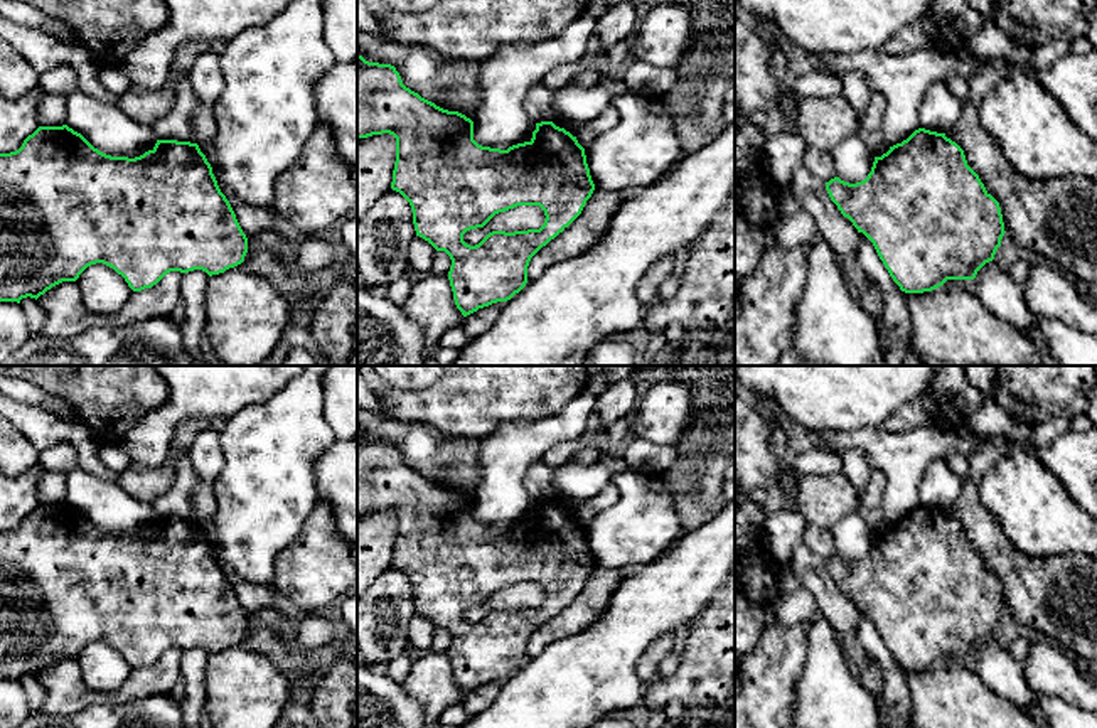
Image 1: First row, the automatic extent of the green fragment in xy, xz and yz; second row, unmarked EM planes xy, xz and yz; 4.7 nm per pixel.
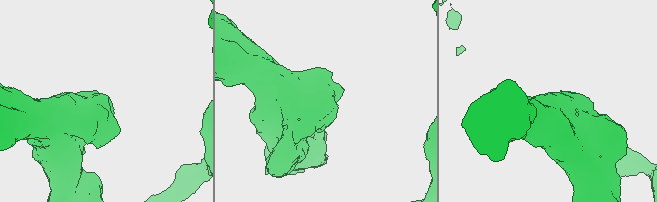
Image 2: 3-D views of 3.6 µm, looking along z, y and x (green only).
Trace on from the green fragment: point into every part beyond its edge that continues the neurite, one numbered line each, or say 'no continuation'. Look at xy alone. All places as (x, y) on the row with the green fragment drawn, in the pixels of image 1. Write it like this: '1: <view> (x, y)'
no continuation

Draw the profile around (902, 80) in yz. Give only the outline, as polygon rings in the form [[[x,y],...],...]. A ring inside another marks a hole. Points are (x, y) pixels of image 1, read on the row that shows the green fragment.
[[[925,47],[907,56],[890,56],[883,49],[856,54],[811,54],[814,66],[836,76],[858,71],[866,76],[873,93],[886,99],[883,131],[886,145],[907,140],[920,128],[918,108],[925,91],[950,74],[969,79],[986,59],[961,47],[952,52]]]

